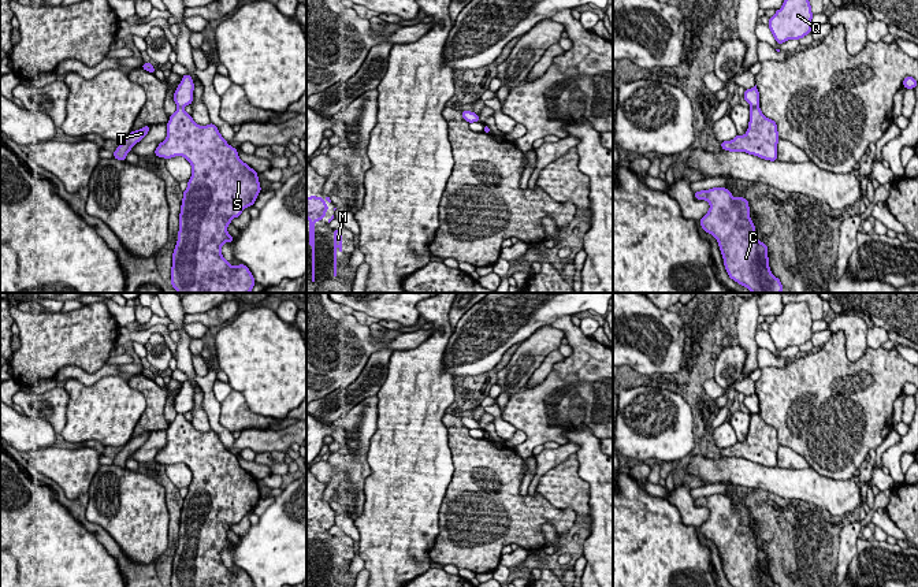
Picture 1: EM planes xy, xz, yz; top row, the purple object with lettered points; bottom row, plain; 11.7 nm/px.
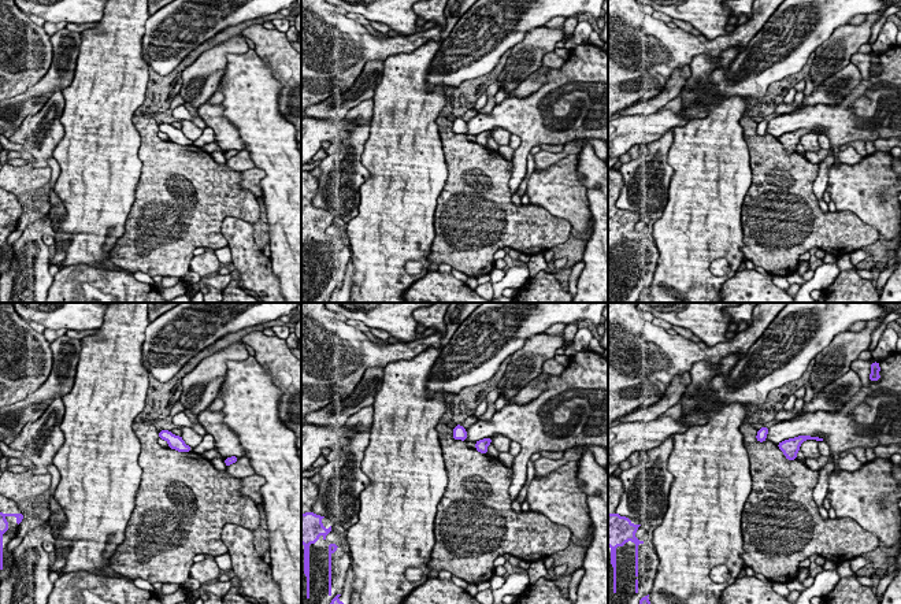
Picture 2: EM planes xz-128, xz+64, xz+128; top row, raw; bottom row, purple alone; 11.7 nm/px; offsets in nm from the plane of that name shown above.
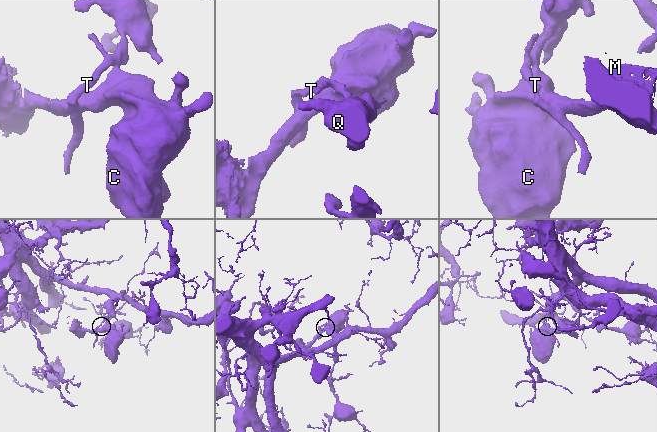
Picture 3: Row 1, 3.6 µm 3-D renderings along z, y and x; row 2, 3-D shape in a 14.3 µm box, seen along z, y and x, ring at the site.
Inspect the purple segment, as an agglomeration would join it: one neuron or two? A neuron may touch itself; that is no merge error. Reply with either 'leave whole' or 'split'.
split

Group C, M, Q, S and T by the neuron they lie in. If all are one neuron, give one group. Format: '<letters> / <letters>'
C M S / Q T

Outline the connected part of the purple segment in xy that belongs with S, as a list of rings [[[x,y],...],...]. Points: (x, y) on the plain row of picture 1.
[[[182,413],[170,423],[167,443],[155,461],[182,462],[192,471],[171,587],[254,587],[246,572],[231,572],[220,554],[234,546],[227,532],[253,512],[261,498],[257,479],[239,465],[213,430],[197,431]]]

